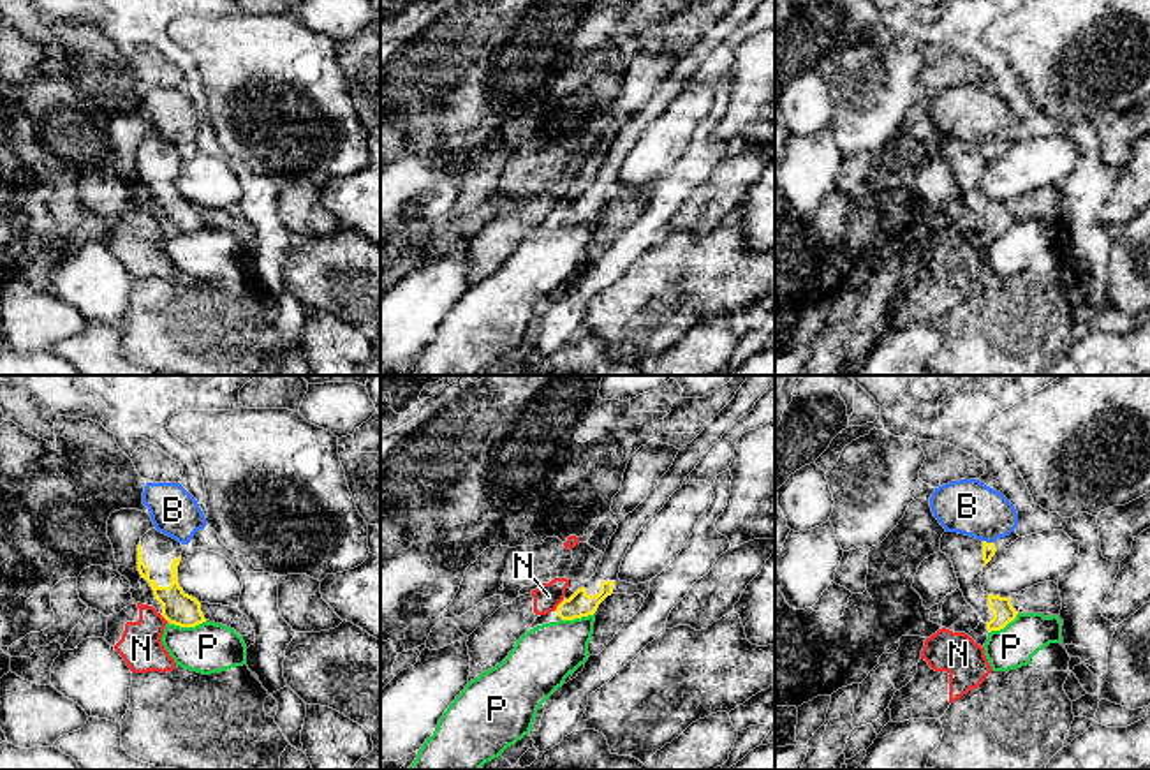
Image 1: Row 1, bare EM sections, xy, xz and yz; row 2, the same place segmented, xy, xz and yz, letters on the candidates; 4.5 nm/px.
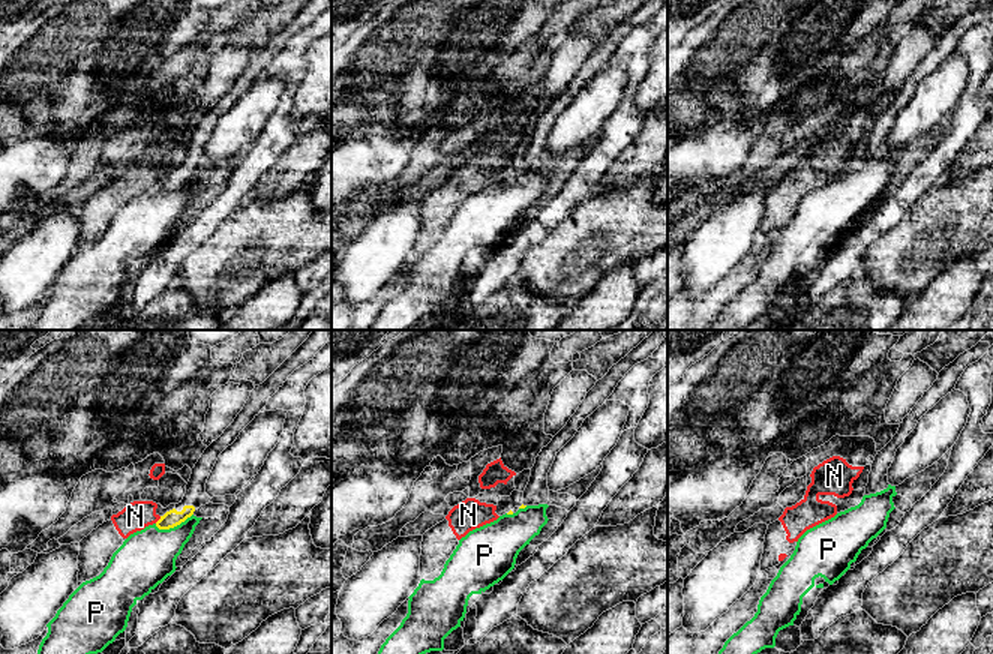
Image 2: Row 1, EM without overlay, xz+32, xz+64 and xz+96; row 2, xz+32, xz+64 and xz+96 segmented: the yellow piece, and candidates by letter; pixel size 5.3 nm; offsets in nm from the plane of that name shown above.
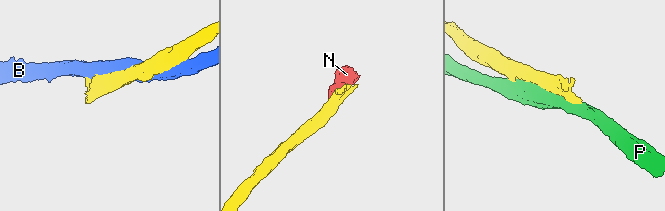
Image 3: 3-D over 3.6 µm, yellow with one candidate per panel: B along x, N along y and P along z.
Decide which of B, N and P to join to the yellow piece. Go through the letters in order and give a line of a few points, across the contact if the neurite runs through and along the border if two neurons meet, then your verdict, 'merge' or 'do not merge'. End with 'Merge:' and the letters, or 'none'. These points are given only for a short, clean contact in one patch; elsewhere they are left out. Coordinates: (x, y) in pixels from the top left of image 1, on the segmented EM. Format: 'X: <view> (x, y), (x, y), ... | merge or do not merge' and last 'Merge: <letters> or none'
B: do not merge
N: xz (564, 599), (553, 610) | do not merge
P: do not merge
Merge: none

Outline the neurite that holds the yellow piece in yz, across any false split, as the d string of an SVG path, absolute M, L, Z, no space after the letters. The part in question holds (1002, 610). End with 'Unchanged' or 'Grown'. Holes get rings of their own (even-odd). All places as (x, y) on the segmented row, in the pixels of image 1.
M944 532L939 552L951 559L960 585L958 589L990 633L1004 629L1016 618L1018 611L1013 608L1011 597L988 594L981 587L983 567L997 552L995 543L958 532Z. Grown

